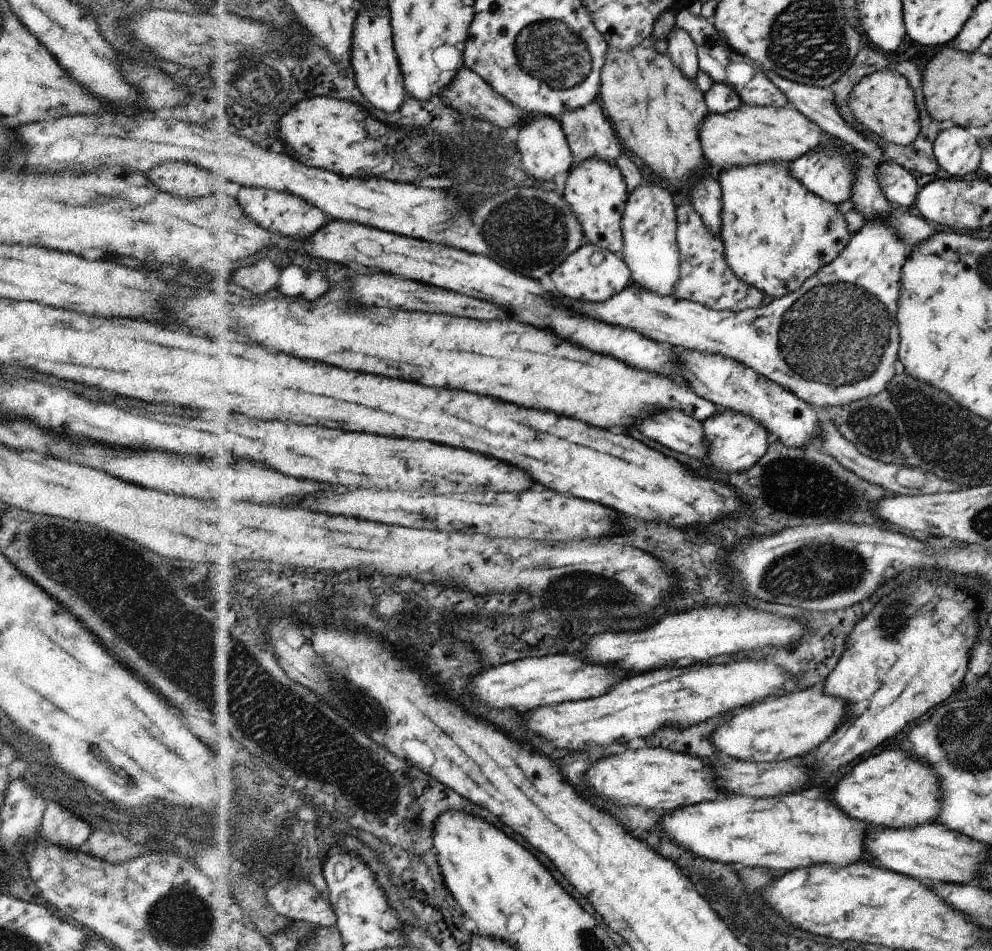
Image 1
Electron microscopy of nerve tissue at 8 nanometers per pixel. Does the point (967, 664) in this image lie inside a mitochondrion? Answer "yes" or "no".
no

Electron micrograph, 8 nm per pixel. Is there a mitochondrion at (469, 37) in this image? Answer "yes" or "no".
no

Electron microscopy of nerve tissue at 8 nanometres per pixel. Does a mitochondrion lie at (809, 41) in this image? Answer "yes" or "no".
yes

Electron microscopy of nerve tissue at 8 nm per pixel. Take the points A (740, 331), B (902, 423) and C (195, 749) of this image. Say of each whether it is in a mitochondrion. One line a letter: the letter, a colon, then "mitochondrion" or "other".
A: other
B: mitochondrion
C: other

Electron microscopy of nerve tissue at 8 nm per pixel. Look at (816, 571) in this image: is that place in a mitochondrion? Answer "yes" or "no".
yes

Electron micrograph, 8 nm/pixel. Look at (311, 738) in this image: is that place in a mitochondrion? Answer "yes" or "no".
yes

